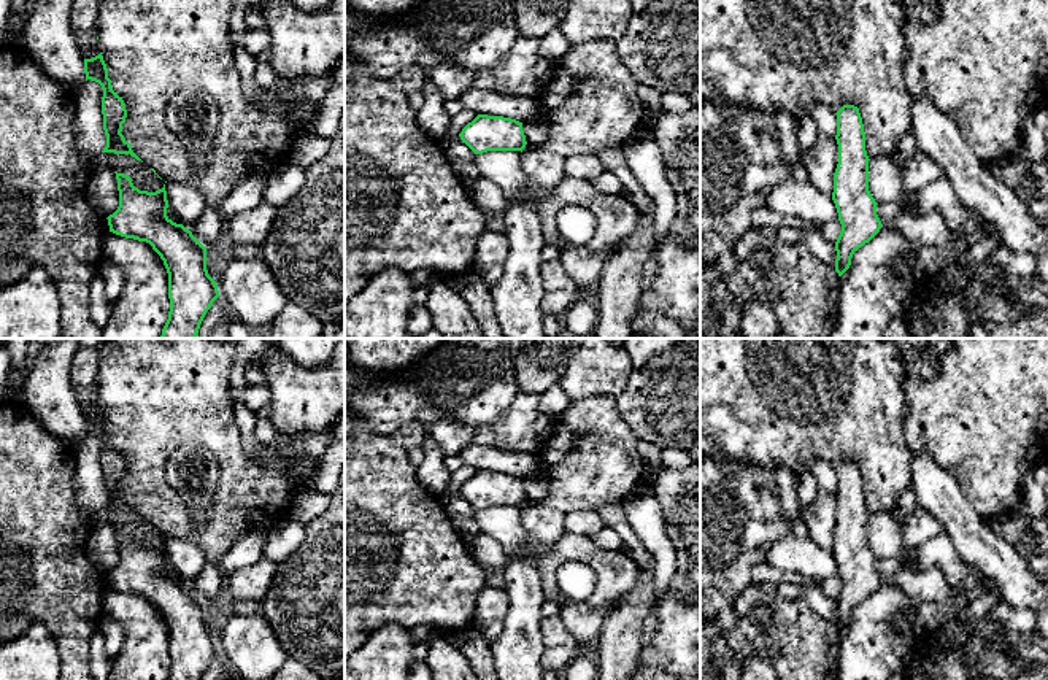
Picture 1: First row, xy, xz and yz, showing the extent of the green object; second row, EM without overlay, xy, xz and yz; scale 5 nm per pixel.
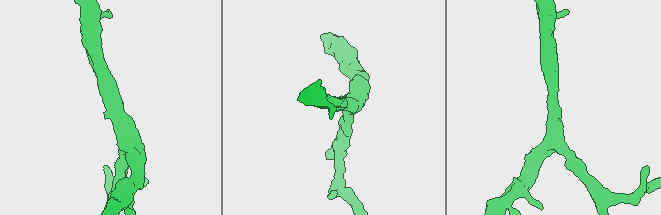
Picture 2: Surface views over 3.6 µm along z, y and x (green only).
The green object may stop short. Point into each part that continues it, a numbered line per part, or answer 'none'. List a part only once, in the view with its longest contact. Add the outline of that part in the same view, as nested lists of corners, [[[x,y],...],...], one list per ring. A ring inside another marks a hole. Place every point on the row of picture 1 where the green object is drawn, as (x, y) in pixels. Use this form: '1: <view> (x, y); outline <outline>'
1: yz (931, 229); outline [[[900,211],[896,218],[881,222],[883,227],[891,227],[921,246],[946,246],[978,230],[981,224],[983,219],[977,213],[970,213],[962,227],[950,229],[943,216],[937,211],[927,214]]]

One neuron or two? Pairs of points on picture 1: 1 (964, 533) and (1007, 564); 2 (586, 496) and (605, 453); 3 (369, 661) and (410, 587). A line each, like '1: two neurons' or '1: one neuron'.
1: one neuron
2: one neuron
3: two neurons

